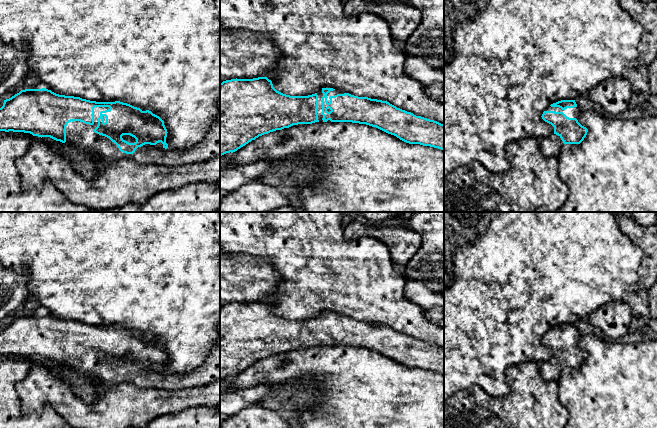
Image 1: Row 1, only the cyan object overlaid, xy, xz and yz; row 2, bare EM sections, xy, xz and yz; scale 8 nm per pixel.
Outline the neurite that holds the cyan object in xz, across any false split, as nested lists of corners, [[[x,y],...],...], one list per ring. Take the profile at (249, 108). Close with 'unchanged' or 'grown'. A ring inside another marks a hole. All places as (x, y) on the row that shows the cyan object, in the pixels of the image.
[[[267,77],[231,79],[220,83],[220,156],[233,153],[259,136],[298,124],[352,122],[376,127],[409,144],[444,151],[444,124],[416,116],[387,101],[358,97],[333,88],[308,96],[290,96],[277,91]]]; grown

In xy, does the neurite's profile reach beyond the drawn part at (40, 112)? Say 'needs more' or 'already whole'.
needs more

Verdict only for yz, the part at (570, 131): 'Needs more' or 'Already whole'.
Needs more

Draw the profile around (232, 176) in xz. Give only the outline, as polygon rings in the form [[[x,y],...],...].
[[[233,153],[220,156],[220,203],[226,195],[244,184],[265,178],[274,172],[273,164],[268,160],[235,164]]]

